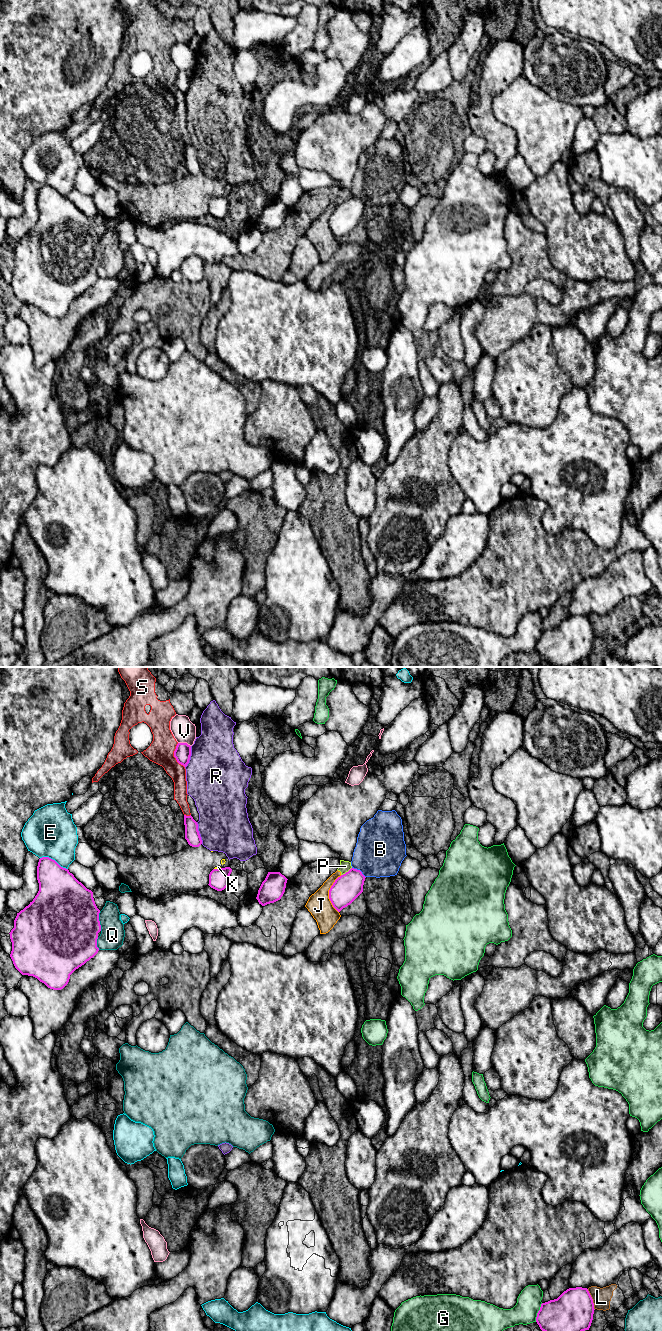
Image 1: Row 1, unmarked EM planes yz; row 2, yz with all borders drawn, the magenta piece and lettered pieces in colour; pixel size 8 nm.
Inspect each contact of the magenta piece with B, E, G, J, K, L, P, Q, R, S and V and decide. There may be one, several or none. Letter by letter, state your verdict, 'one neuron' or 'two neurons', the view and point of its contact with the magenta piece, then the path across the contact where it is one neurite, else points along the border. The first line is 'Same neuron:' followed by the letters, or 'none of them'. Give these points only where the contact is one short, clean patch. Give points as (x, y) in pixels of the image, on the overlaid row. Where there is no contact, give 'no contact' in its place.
Same neuron: none of them
B: two neurons; meets magenta in yz at (359, 870)
E: two neurons; meets magenta in yz at (54, 860)
G: two neurons; meets magenta in yz at (538, 1312)
J: two neurons; meets magenta in yz at (329, 893)
K: two neurons; meets magenta in yz at (217, 869); border along yz (220, 867), (214, 869)
L: two neurons; meets magenta in yz at (592, 1299)
P: two neurons; meets magenta in yz at (346, 872); border along yz (351, 867), (341, 875)
Q: two neurons; meets magenta in yz at (99, 921)
R: two neurons; meets magenta in yz at (198, 833)
S: two neurons; meets magenta in yz at (174, 756)
V: two neurons; meets magenta in yz at (184, 743)

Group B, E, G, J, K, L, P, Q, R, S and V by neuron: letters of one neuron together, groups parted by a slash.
B / E / G / J P / K / L / Q / R / S / V

